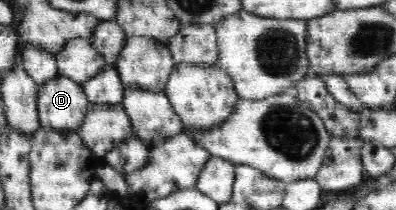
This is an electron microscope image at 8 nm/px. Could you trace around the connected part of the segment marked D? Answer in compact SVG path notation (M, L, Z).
M57 76L38 84L37 109L40 126L74 132L83 122L91 103L83 85Z

